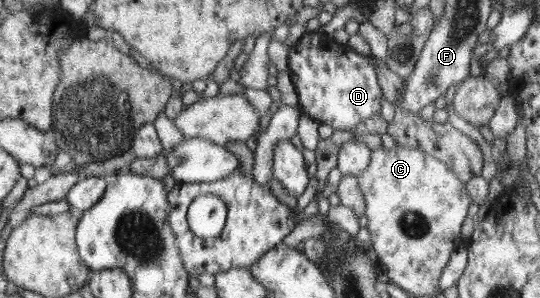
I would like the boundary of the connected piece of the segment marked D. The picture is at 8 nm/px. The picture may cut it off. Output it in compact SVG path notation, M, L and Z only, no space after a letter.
M327 29L306 32L296 43L289 46L288 72L292 83L295 85L300 107L304 115L317 120L319 123L328 124L334 130L351 130L357 128L358 123L364 119L374 119L374 115L381 115L382 91L378 85L378 71L376 61L370 54L360 55L348 45L339 44L333 40L332 33Z

